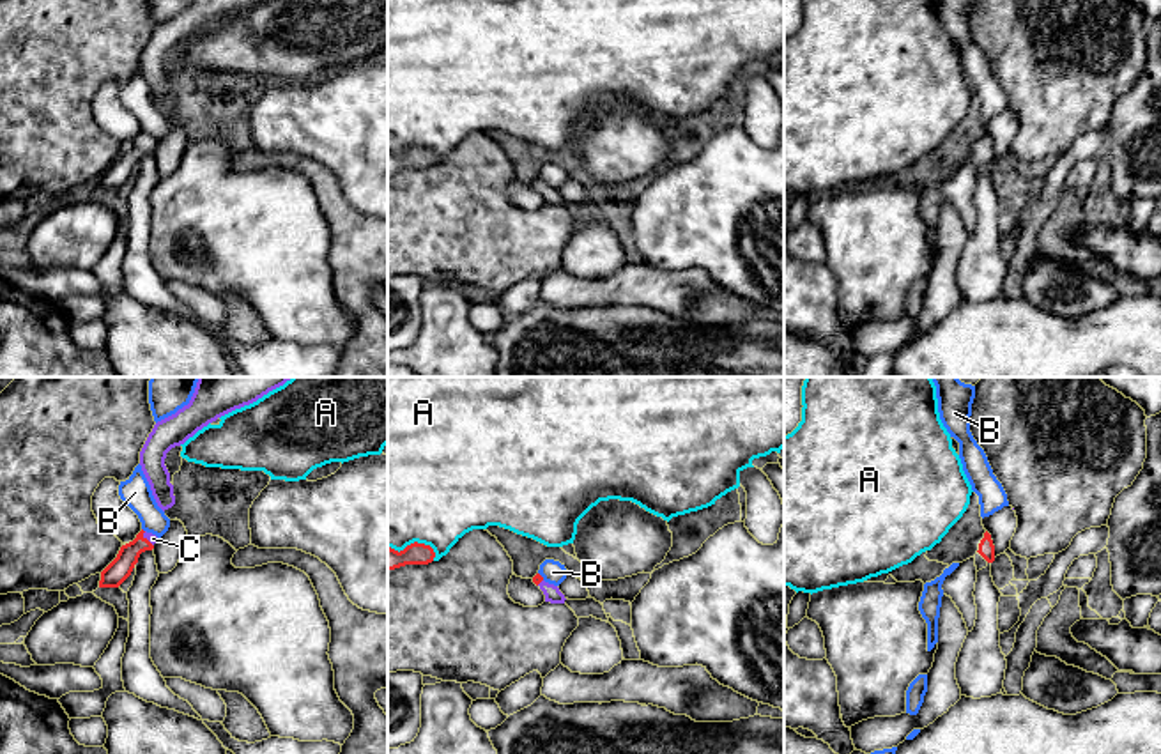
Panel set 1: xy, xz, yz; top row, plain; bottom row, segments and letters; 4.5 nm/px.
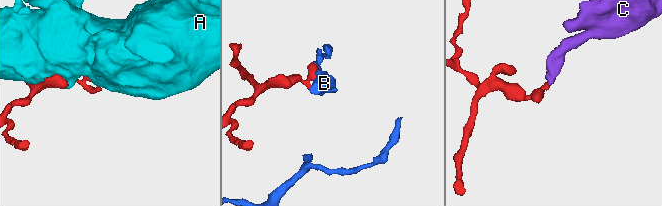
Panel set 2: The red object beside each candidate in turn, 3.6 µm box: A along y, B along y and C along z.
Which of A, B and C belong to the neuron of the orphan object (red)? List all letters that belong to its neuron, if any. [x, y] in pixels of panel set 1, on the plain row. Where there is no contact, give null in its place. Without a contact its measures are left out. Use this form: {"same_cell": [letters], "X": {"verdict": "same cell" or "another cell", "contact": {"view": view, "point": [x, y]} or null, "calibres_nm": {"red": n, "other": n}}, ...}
{"same_cell": ["C"], "A": {"verdict": "another cell", "contact": {"view": "xz", "point": [415, 146]}, "calibres_nm": {"red": 100, "other": 500}}, "B": {"verdict": "another cell", "contact": {"view": "xz", "point": [540, 179]}, "calibres_nm": {"red": 50, "other": 110}}, "C": {"verdict": "same cell", "contact": {"view": "xy", "point": [146, 142]}, "calibres_nm": {"red": 100, "other": 50}}}

